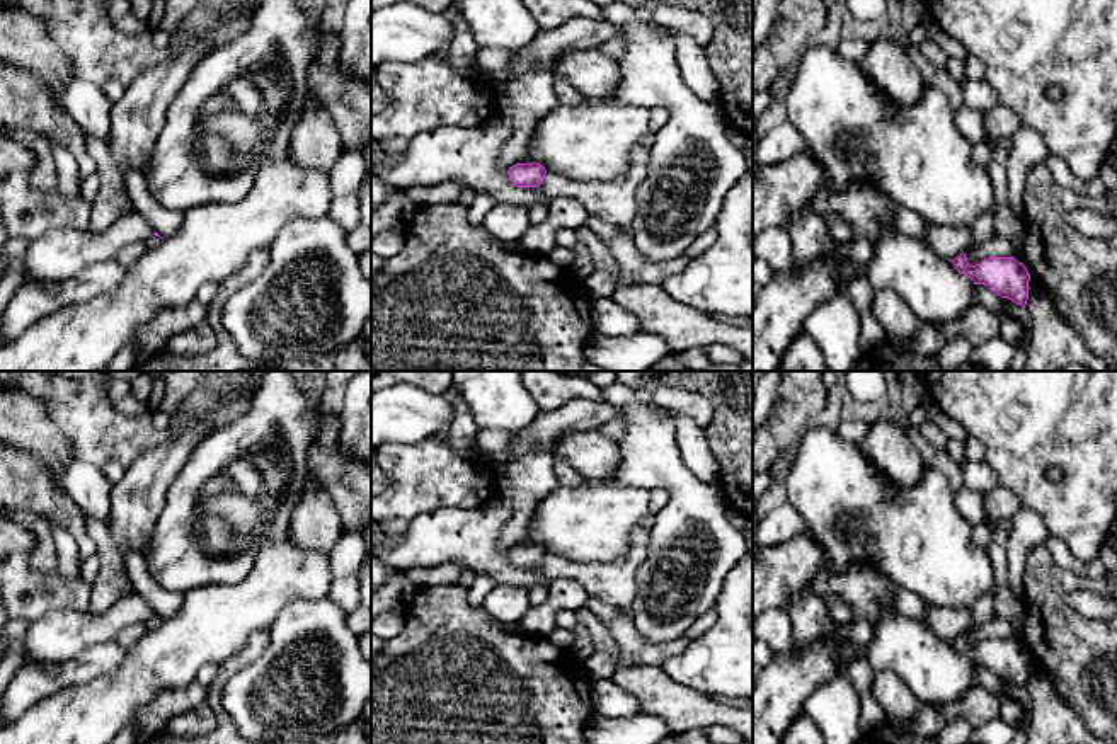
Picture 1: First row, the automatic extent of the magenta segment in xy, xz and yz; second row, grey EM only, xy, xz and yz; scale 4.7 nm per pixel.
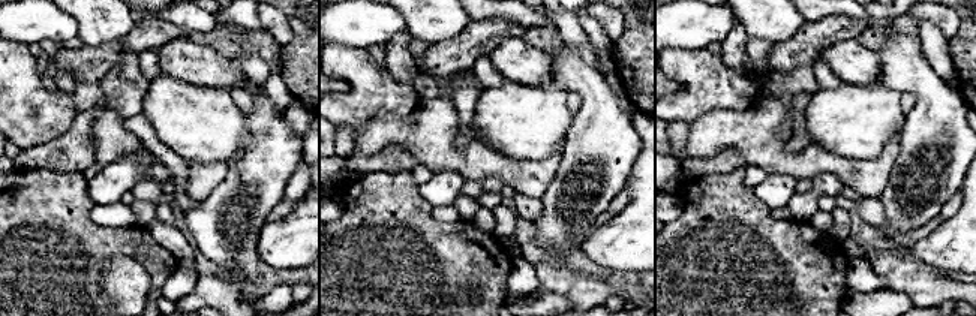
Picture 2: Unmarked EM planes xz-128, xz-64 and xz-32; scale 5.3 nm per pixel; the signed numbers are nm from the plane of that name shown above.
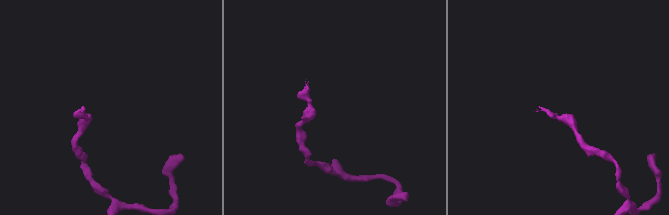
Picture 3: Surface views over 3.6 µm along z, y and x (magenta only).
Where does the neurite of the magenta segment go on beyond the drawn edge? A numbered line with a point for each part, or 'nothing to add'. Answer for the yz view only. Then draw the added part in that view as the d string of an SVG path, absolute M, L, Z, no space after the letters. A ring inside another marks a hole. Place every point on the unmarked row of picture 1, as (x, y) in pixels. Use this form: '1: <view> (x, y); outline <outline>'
nothing to add

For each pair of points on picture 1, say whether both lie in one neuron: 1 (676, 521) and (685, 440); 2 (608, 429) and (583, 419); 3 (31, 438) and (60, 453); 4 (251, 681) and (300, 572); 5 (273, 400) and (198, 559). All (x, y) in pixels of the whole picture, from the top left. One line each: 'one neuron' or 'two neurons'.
1: two neurons
2: two neurons
3: one neuron
4: two neurons
5: one neuron

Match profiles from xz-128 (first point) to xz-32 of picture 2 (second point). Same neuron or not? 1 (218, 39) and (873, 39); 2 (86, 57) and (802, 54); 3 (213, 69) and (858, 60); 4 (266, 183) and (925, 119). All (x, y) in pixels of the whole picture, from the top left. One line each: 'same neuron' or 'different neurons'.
1: same neuron
2: same neuron
3: same neuron
4: same neuron

